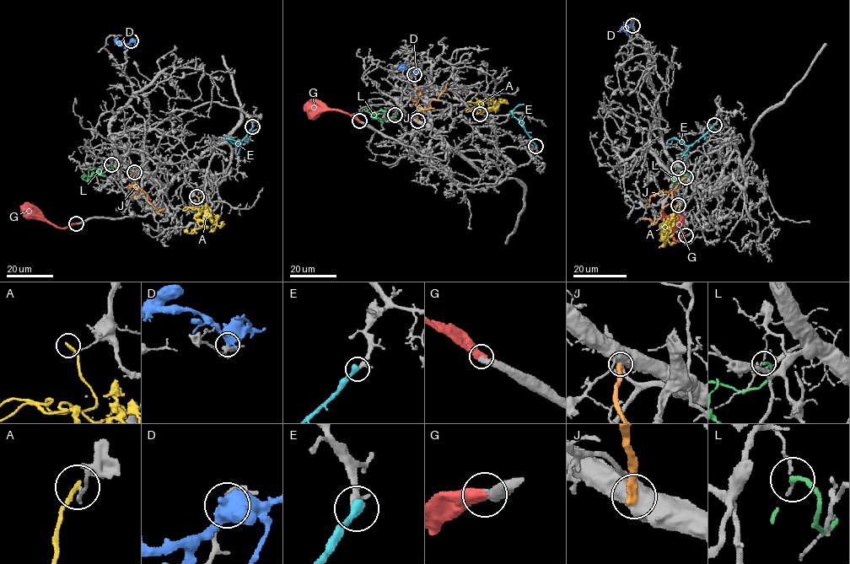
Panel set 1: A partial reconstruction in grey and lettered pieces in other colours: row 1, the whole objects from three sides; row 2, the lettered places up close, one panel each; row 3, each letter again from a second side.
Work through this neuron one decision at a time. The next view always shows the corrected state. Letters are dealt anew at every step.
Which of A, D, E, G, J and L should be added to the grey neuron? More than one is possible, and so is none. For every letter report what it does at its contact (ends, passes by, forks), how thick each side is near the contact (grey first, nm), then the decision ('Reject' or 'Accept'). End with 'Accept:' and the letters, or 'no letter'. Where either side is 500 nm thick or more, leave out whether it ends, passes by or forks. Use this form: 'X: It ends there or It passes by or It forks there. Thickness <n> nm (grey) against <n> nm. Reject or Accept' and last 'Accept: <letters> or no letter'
A: It ends there. Thickness 110 nm (grey) against 190 nm. Reject
D: Thickness 320 nm (grey) against 600 nm. Reject
E: It ends there. Thickness 360 nm (grey) against 440 nm. Accept
G: Thickness 480 nm (grey) against 550 nm. Accept
J: Thickness 800 nm (grey) against 340 nm. Reject
L: It ends there. Thickness 140 nm (grey) against 220 nm. Reject
Accept: E, G

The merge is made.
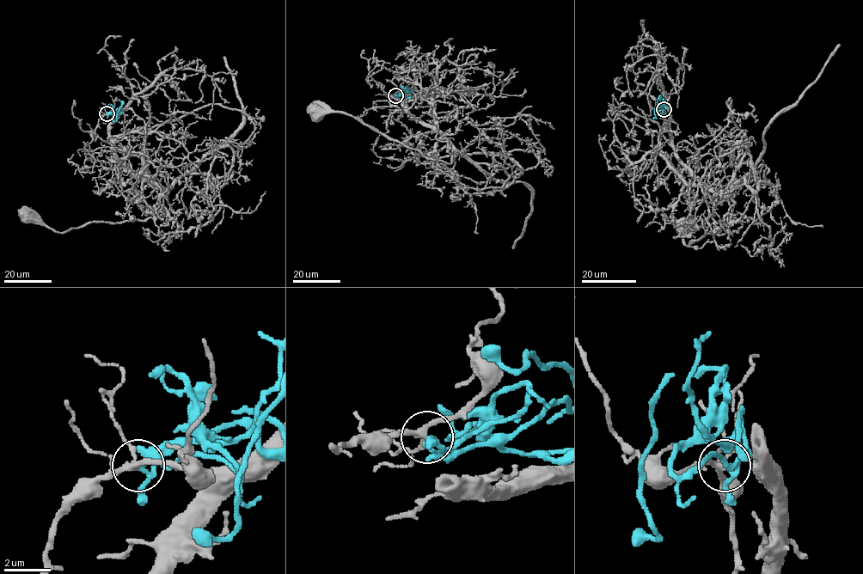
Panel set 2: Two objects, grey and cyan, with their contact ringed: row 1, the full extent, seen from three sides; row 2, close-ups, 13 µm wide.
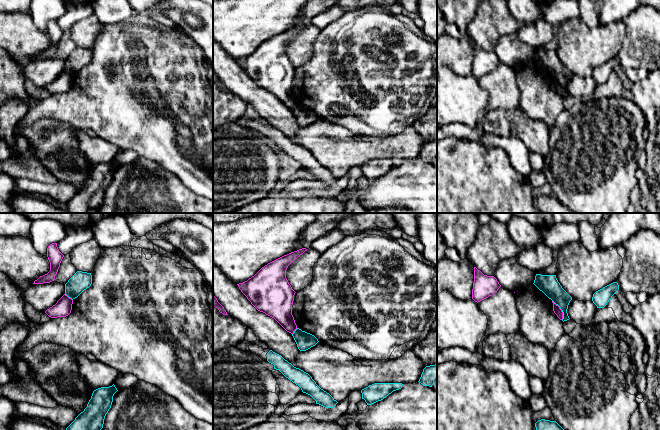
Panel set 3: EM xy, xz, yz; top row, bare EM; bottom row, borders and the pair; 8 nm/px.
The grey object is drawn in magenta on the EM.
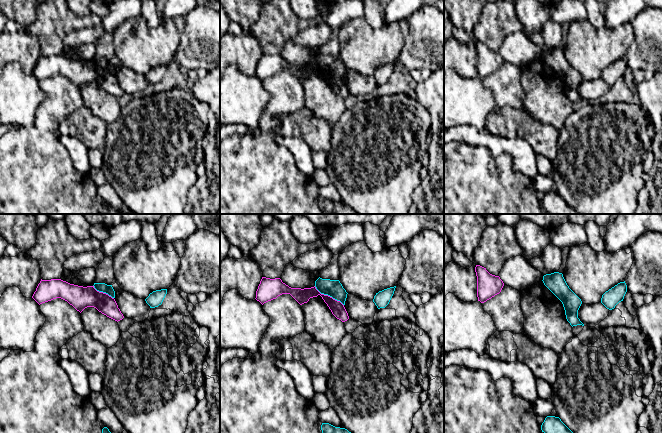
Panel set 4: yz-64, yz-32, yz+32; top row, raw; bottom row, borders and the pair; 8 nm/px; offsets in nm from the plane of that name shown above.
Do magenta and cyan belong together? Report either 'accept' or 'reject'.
reject

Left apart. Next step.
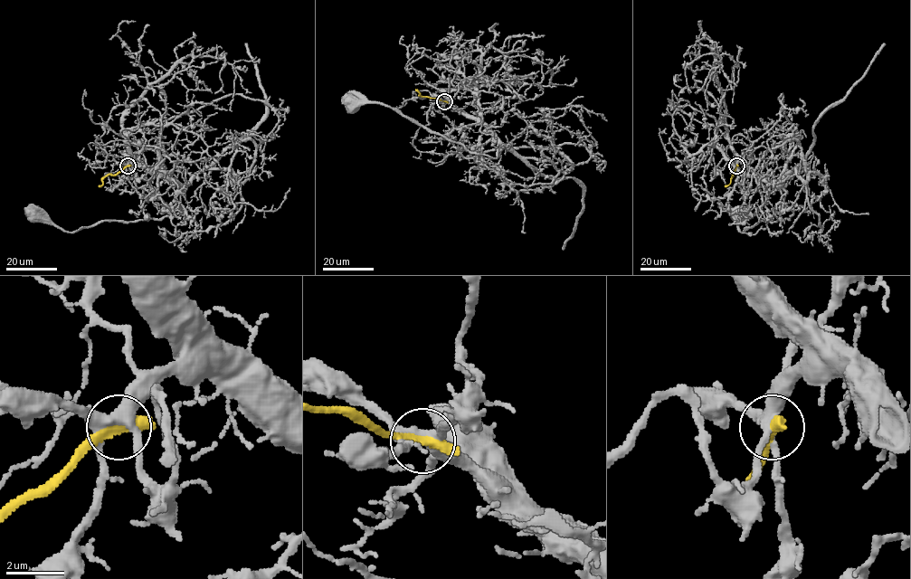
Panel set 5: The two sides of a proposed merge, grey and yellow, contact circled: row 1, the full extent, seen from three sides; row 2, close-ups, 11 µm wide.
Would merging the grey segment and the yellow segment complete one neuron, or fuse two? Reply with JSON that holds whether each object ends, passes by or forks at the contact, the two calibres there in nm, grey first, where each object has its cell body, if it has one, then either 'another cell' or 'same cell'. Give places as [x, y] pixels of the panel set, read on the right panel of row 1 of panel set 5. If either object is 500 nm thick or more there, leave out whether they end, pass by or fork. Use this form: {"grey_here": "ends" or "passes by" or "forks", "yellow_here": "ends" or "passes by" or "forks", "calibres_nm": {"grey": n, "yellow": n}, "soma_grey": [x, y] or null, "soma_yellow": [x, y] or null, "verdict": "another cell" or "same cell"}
{"grey_here": "forks", "yellow_here": "passes by", "calibres_nm": {"grey": 400, "yellow": 320}, "soma_grey": [737, 215], "soma_yellow": null, "verdict": "another cell"}

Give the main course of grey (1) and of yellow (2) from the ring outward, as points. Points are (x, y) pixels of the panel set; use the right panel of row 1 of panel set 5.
1: (736, 165), (743, 161), (776, 186), (783, 203), (793, 212), (788, 219), (760, 221), (743, 232), (735, 216)
2: (736, 166), (729, 184), (725, 186)

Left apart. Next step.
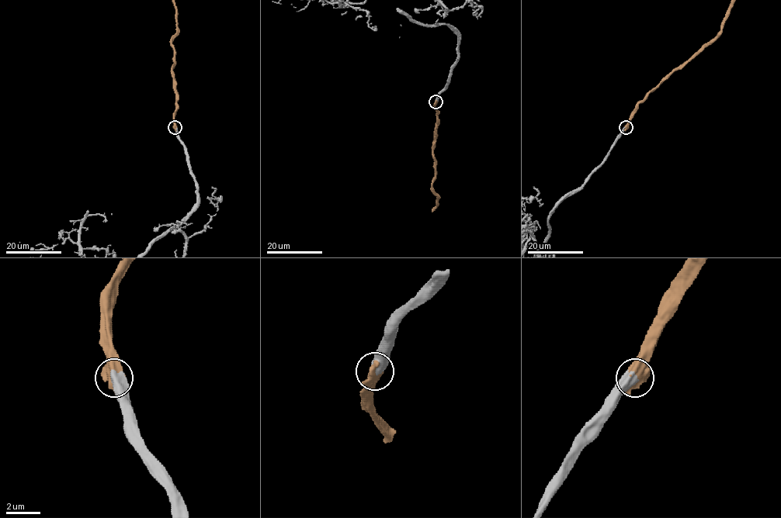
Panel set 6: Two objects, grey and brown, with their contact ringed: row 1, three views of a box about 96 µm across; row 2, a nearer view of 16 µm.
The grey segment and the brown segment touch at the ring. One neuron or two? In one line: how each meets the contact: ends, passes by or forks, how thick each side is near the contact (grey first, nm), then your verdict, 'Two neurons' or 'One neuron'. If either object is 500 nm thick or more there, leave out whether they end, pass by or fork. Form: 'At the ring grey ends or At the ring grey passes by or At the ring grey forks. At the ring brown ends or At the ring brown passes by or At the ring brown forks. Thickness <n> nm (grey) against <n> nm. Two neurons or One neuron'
Thickness 650 nm (grey) against 750 nm. One neuron

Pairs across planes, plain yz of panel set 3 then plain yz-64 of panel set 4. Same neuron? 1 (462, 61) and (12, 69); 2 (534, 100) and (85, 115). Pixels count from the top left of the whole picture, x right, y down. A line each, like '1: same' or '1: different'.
1: different
2: different

